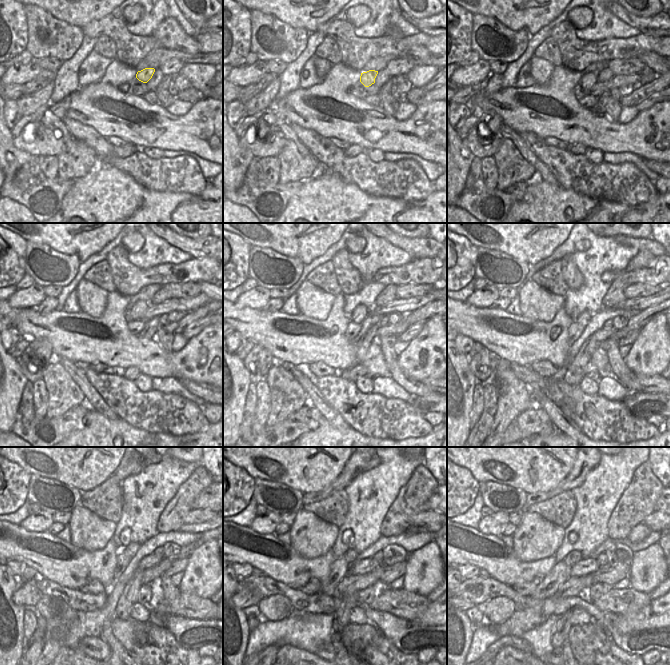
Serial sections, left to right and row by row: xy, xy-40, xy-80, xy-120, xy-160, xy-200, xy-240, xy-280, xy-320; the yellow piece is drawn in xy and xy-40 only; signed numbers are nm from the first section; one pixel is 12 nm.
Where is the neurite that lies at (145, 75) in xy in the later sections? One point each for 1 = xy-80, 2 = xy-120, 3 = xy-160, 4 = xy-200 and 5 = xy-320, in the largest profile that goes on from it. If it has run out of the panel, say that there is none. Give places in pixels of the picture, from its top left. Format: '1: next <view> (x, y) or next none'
1: next xy-80 (588, 80)
2: next xy-120 (140, 307)
3: next xy-160 (361, 312)
4: next xy-200 (583, 319)
5: next xy-320 (574, 556)

